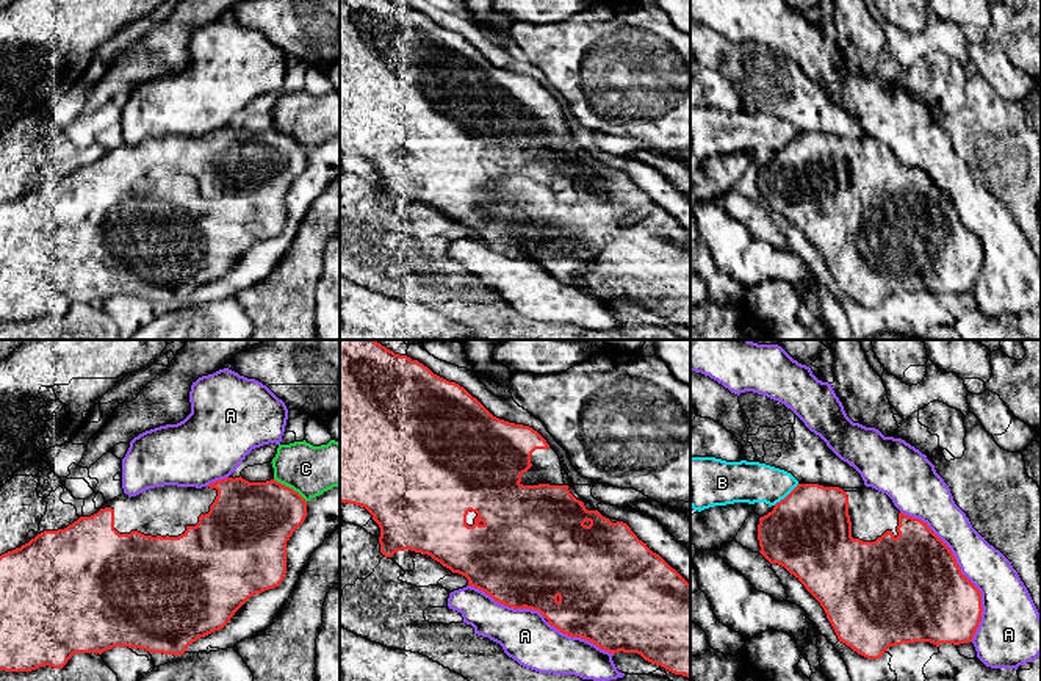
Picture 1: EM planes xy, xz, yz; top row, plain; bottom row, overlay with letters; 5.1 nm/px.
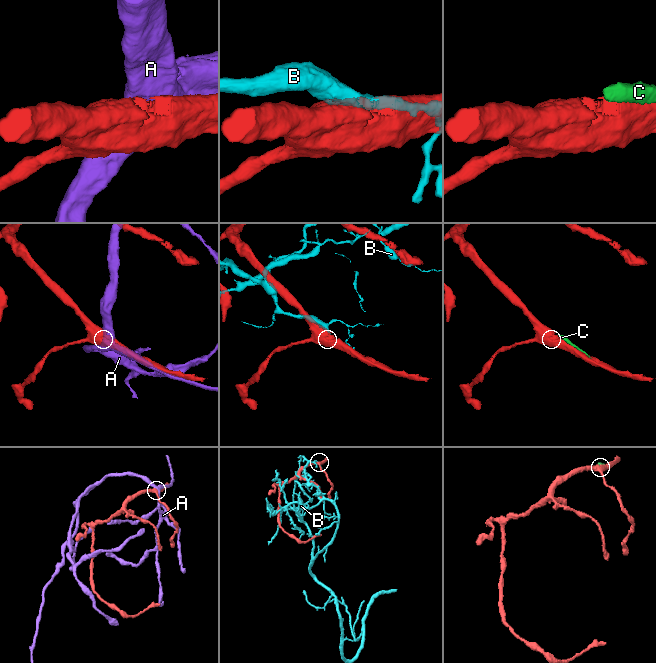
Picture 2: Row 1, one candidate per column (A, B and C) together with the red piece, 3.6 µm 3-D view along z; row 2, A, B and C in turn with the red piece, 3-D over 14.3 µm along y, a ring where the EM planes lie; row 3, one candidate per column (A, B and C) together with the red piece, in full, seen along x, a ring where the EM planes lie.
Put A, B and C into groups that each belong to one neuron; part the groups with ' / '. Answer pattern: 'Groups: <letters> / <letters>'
Groups: A / B / C

